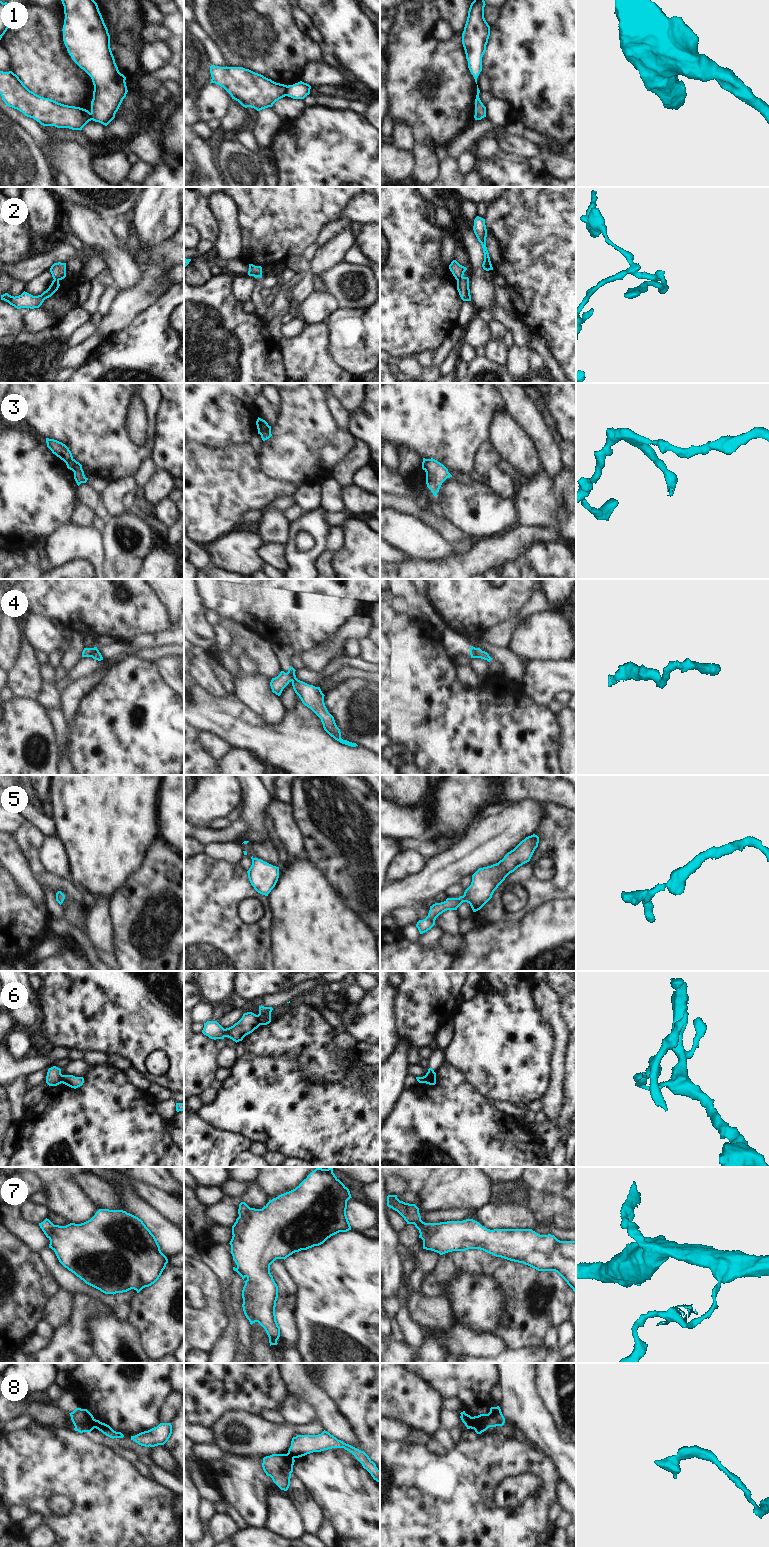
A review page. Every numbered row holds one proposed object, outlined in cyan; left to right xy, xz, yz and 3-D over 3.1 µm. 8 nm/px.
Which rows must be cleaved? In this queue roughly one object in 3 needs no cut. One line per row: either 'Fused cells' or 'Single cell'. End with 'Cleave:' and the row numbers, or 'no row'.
1: Fused cells
2: Fused cells
3: Fused cells
4: Fused cells
5: Single cell
6: Fused cells
7: Single cell
8: Fused cells
Cleave: 1, 2, 3, 4, 6, 8.

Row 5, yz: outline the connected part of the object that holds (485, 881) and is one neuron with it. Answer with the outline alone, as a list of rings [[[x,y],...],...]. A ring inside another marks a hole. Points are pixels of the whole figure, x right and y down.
[[[537,835],[528,836],[498,863],[479,868],[472,875],[471,885],[465,890],[463,896],[447,898],[444,902],[430,906],[428,916],[416,924],[420,934],[430,930],[440,914],[447,910],[457,910],[463,902],[469,903],[473,912],[480,910],[492,898],[494,891],[510,873],[530,861],[538,843]]]

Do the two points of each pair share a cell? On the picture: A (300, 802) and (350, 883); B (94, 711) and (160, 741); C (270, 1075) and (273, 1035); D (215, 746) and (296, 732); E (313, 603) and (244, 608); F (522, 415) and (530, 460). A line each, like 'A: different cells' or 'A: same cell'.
A: same cell
B: same cell
C: different cells
D: different cells
E: same cell
F: different cells

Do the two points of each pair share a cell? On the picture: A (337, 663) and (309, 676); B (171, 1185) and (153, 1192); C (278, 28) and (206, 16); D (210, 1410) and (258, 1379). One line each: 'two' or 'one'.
A: one
B: two
C: one
D: one

